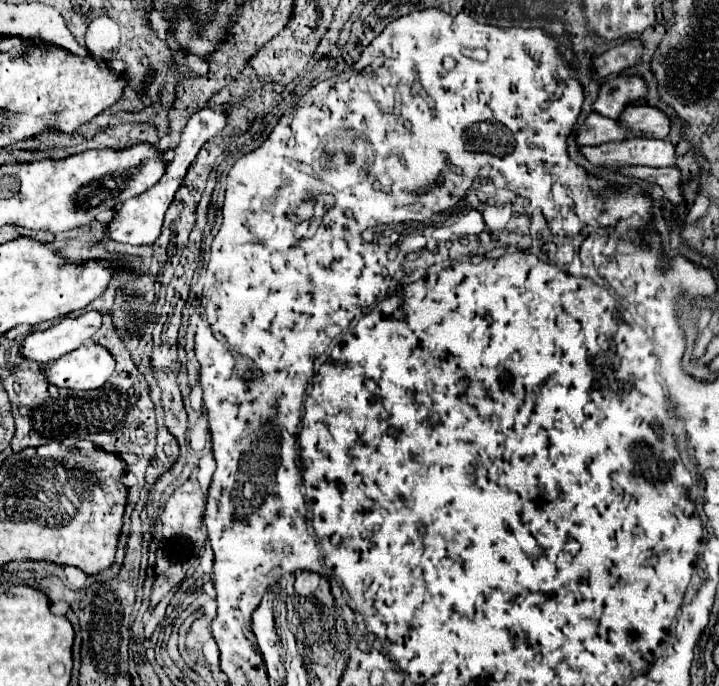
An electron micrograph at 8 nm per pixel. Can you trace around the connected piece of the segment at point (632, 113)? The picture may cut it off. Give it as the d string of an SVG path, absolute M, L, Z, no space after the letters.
M629 106L619 120L633 136L641 136L643 132L647 138L667 138L671 132L669 116L653 106Z

